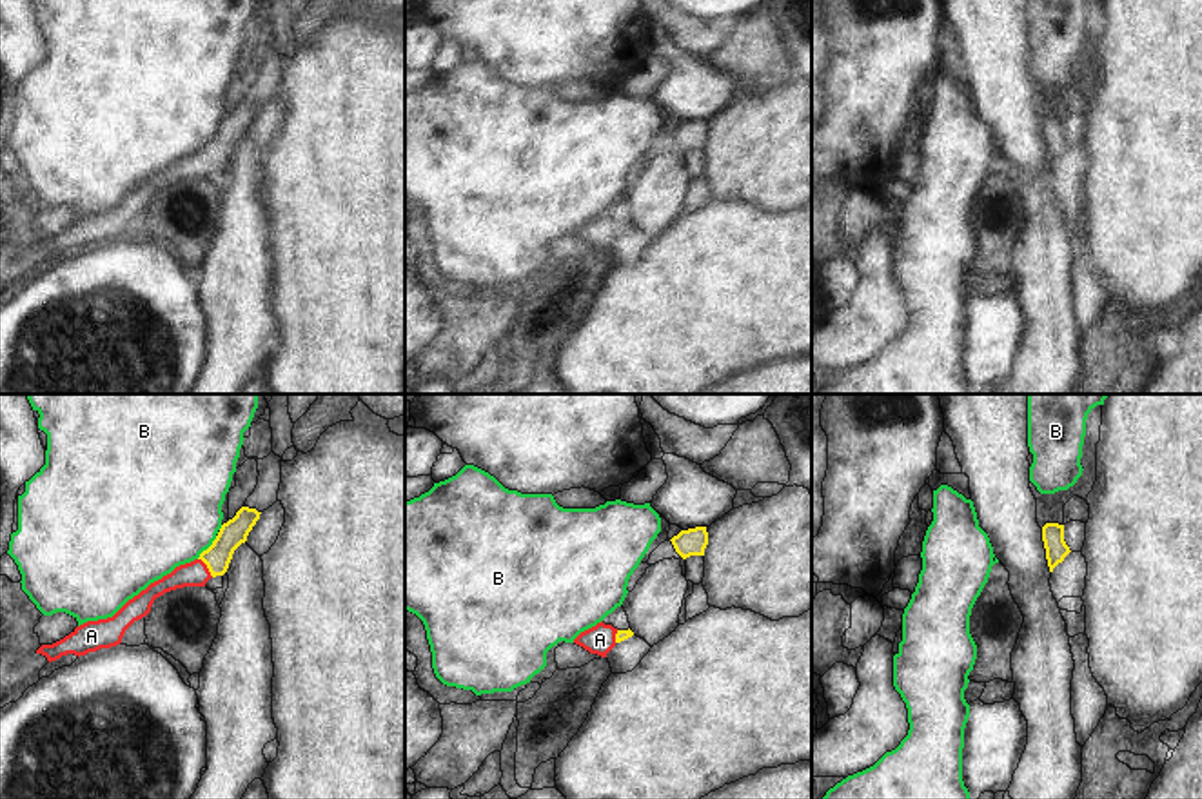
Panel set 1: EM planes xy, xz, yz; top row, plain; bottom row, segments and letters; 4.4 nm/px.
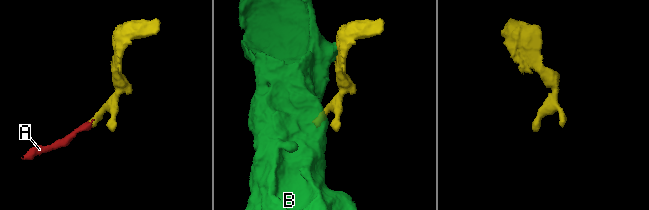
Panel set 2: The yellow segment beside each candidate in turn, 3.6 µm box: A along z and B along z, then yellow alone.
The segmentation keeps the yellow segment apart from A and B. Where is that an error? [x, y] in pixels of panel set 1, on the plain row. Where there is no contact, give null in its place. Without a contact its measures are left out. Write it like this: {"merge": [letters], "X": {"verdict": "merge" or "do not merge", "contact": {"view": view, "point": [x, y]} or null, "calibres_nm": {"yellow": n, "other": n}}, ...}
{"merge": ["A"], "A": {"verdict": "merge", "contact": {"view": "xy", "point": [207, 160]}, "calibres_nm": {"yellow": 120, "other": 110}}, "B": {"verdict": "do not merge", "contact": {"view": "xy", "point": [209, 140]}, "calibres_nm": {"yellow": 120, "other": 480}}}

